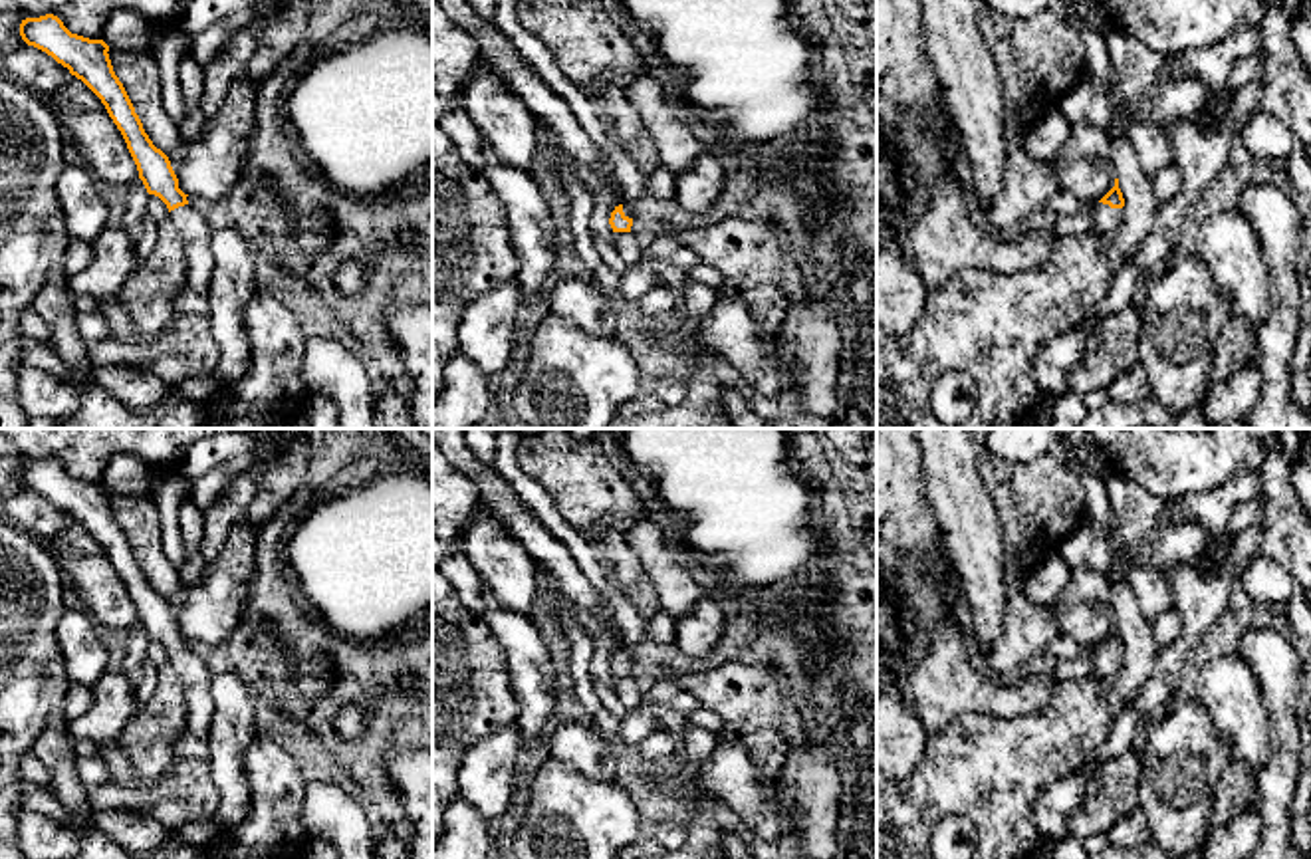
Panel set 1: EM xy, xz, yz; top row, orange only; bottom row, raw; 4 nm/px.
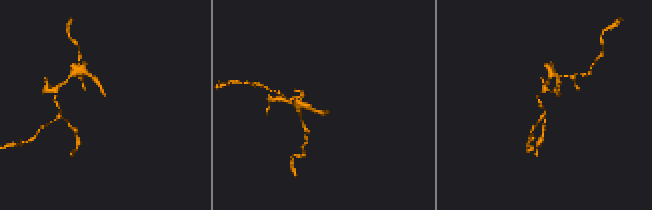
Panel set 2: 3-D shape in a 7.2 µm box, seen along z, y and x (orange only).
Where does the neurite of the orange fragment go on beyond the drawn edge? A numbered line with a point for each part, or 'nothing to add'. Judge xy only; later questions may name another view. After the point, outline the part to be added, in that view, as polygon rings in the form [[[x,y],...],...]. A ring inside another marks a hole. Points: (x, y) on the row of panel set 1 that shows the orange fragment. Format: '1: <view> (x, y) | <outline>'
1: xy (197, 235) | [[[188,204],[171,210],[169,218],[177,224],[184,240],[186,288],[206,296],[214,272],[212,228]]]

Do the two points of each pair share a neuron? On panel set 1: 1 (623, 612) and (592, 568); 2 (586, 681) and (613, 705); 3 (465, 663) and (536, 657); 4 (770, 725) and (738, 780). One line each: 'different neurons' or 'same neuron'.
1: same neuron
2: different neurons
3: different neurons
4: different neurons

